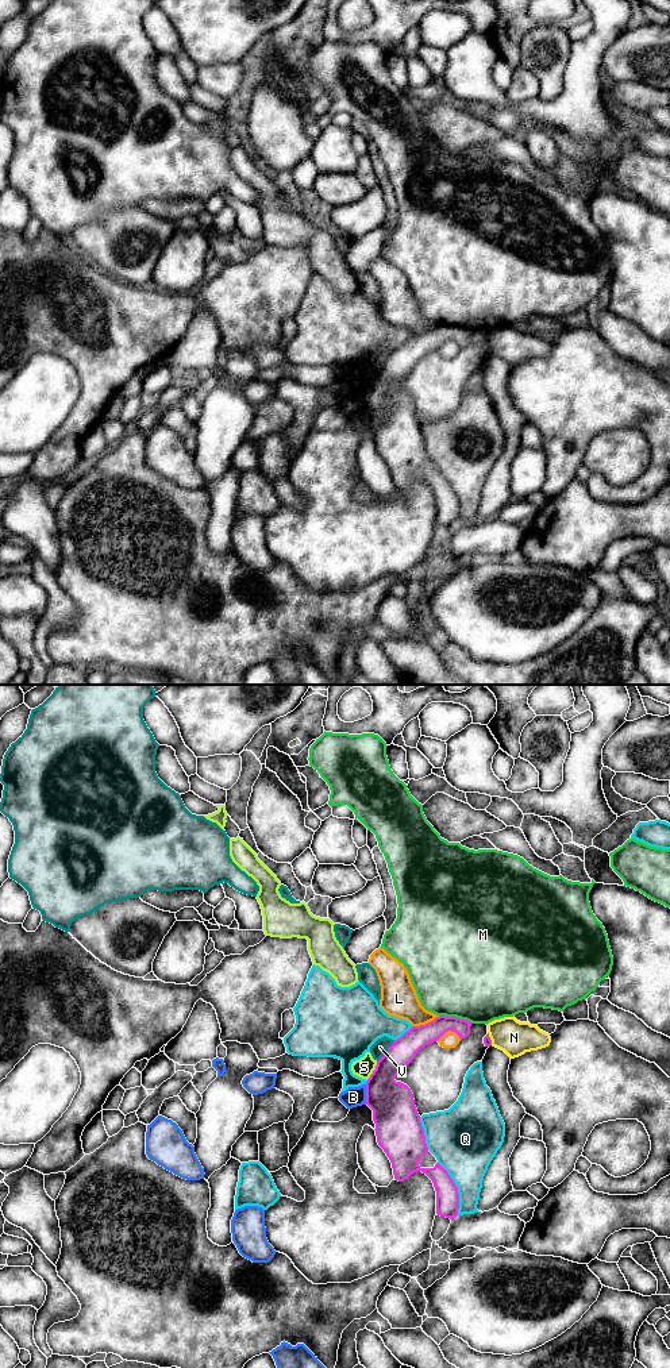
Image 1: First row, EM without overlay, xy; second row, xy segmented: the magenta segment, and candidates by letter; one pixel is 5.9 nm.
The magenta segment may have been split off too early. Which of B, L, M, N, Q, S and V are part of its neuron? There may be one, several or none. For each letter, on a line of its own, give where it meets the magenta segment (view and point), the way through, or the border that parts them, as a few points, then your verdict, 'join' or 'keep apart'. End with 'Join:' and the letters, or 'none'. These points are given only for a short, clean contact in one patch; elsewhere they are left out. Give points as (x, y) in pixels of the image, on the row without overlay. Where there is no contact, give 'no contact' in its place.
B: contact xy (366, 403); keep apart
L: contact xy (426, 332); border xy (439, 324), (412, 335); keep apart
M: contact xy (455, 326); keep apart
N: contact xy (489, 347); keep apart
Q: contact xy (457, 497); keep apart
S: contact xy (373, 380); border xy (377, 370), (373, 381), (366, 388); keep apart
V: contact xy (387, 359); border xy (395, 349), (377, 370); keep apart
Join: none

